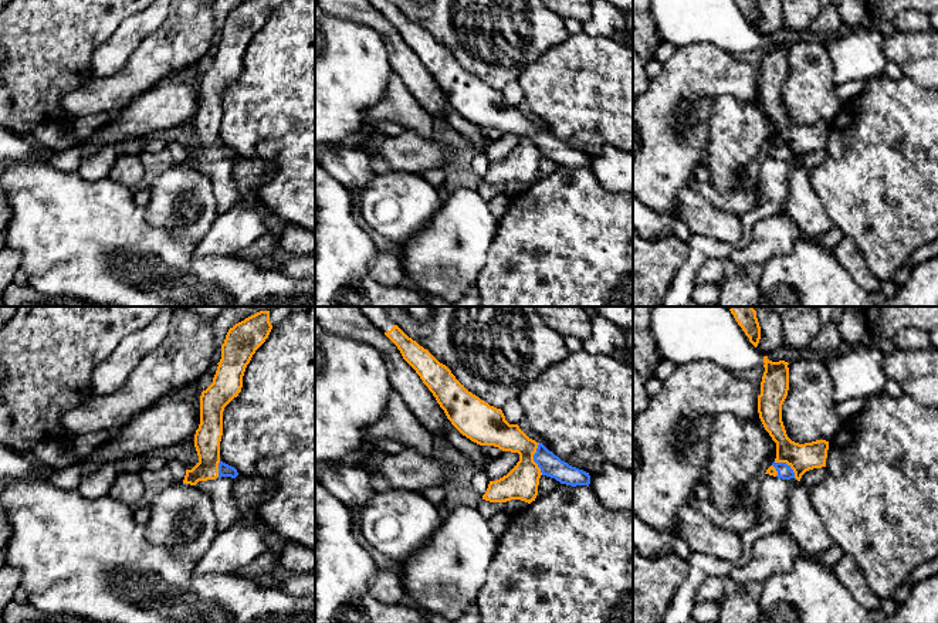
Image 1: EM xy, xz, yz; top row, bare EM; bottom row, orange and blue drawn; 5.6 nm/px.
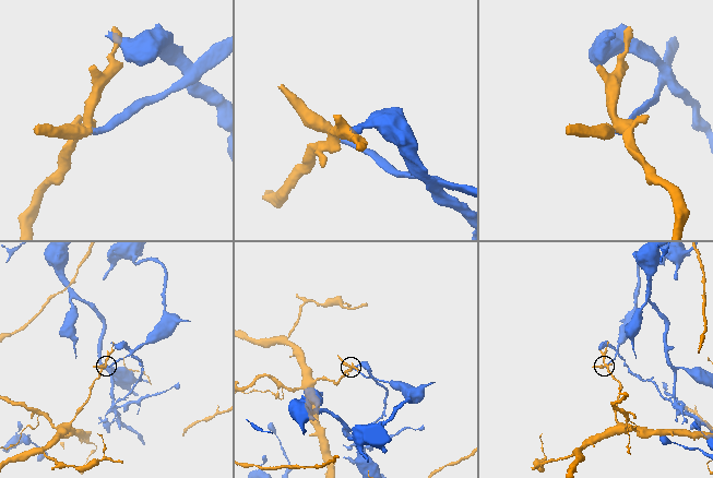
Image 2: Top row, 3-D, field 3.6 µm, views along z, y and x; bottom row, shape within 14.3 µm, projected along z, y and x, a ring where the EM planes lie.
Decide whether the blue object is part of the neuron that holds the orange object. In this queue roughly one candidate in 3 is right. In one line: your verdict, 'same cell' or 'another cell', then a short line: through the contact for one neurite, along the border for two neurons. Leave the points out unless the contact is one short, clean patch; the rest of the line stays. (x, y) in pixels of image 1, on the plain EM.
another cell

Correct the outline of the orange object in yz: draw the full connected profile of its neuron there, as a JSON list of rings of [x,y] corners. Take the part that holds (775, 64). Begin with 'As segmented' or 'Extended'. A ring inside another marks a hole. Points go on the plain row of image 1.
As segmented. [[[763,38],[763,45],[765,54],[758,78],[759,101],[776,125],[775,145],[786,145],[793,152],[795,160],[800,163],[806,153],[826,149],[829,123],[799,126],[788,119],[782,104],[782,87],[789,72],[789,45],[772,44],[768,38]]]

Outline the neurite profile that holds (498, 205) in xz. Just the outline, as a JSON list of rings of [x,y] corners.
[[[497,194],[487,202],[487,206],[498,220],[508,211],[511,199],[507,194]]]

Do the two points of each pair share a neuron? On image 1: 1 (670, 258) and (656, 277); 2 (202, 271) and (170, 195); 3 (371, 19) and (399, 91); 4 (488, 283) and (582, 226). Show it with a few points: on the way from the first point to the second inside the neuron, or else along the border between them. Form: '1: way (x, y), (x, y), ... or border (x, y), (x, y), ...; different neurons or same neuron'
1: way (666, 263), (656, 273); same neuron
2: border (158, 227), (178, 239), (189, 239), (196, 243); different neurons
3: border (392, 70), (413, 97); different neurons
4: way (511, 283), (525, 283), (559, 249); same neuron

